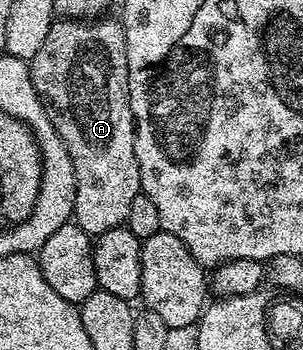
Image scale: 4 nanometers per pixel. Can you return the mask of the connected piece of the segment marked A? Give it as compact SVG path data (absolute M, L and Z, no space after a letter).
M56 19L48 30L48 36L41 43L40 50L29 61L33 86L57 134L61 134L61 142L65 142L65 150L69 150L69 158L73 162L75 175L73 222L92 238L105 234L105 230L124 227L127 223L129 206L141 191L135 153L135 116L131 112L129 98L125 34L118 19L107 19Z

